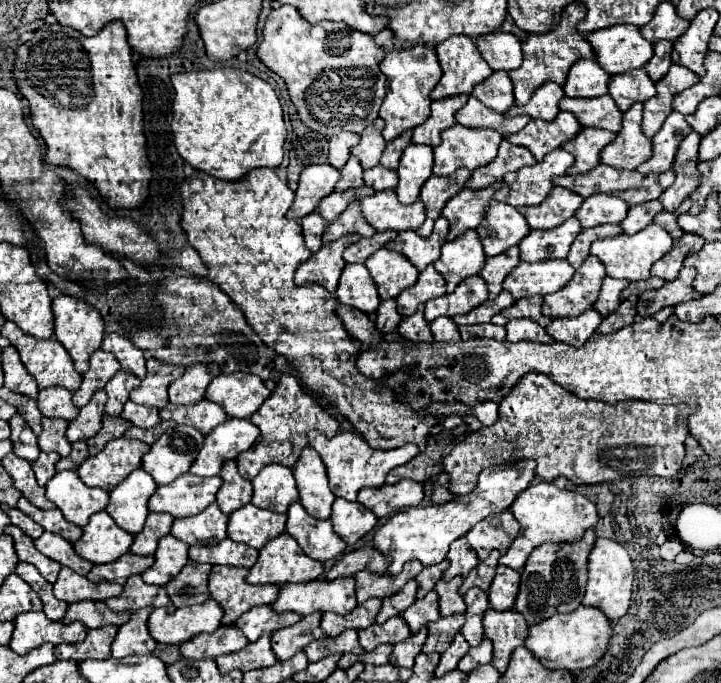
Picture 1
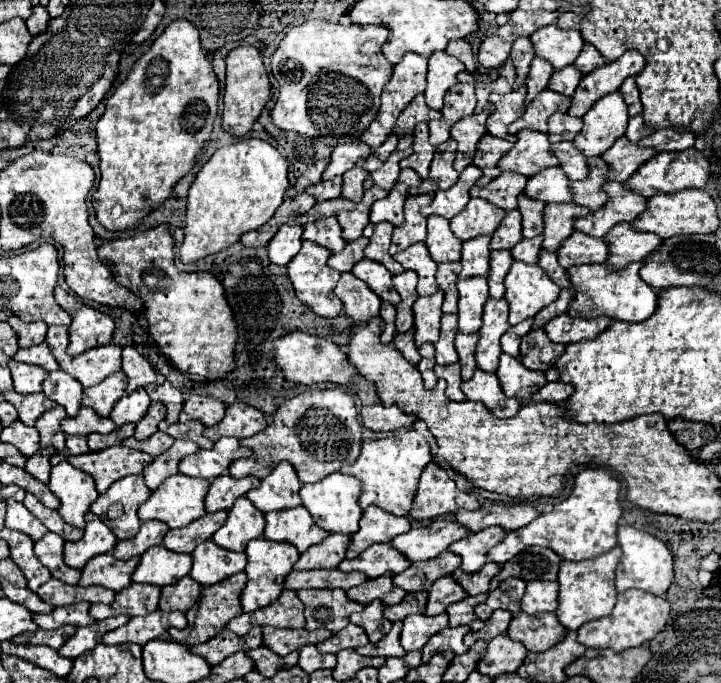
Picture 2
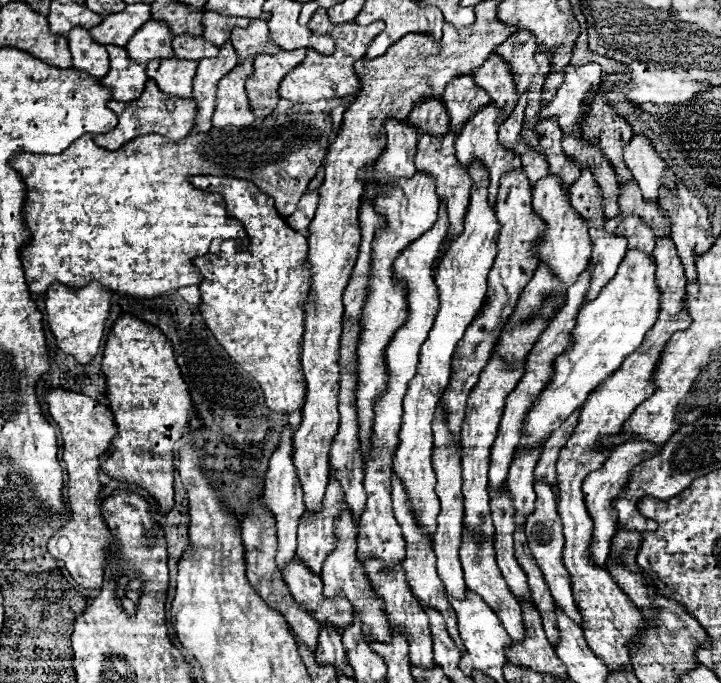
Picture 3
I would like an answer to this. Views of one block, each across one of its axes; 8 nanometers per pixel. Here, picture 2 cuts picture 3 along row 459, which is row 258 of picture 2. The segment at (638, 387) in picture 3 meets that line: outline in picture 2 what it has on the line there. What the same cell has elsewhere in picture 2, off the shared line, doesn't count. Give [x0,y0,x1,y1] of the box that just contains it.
[558,232,608,270]

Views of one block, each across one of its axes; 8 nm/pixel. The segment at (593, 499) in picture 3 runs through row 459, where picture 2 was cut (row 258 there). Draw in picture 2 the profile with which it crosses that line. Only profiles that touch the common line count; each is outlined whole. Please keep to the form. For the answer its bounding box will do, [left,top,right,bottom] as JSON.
[604,224,662,270]

